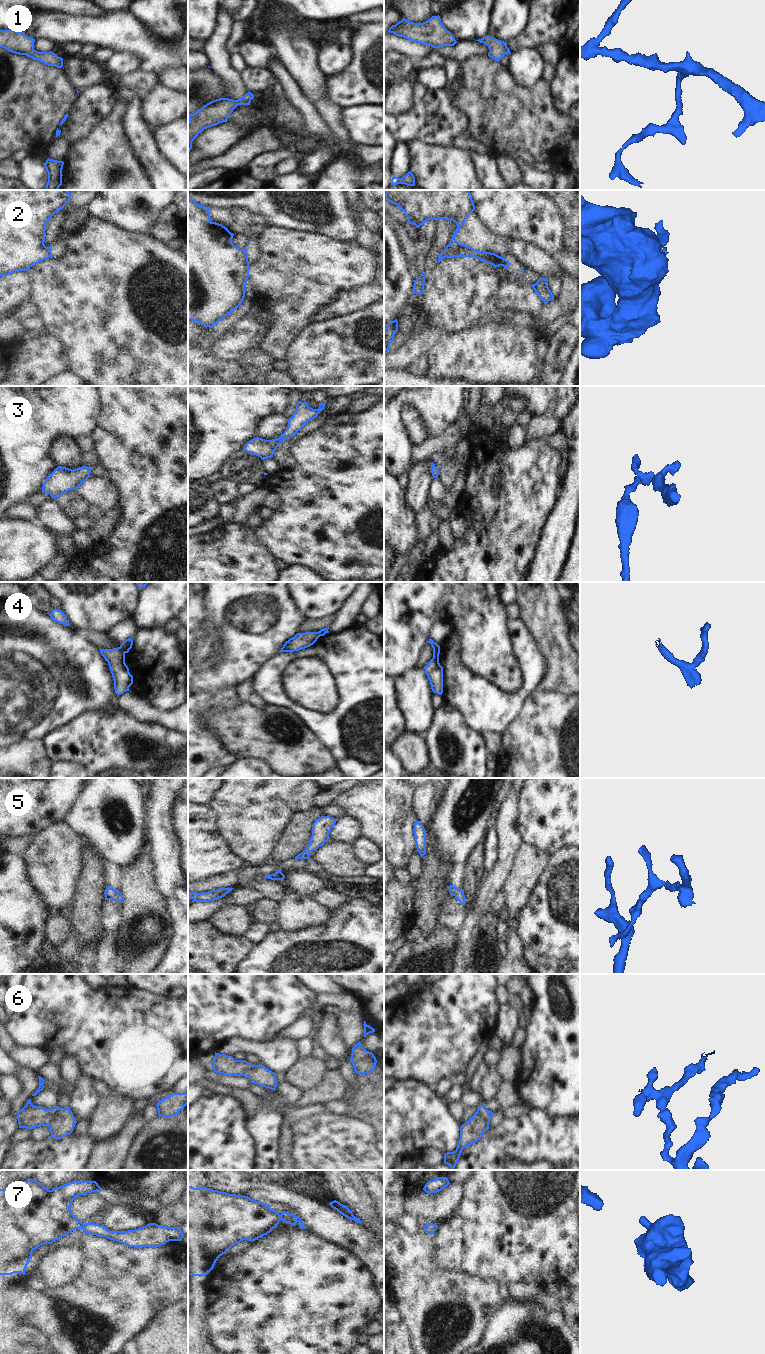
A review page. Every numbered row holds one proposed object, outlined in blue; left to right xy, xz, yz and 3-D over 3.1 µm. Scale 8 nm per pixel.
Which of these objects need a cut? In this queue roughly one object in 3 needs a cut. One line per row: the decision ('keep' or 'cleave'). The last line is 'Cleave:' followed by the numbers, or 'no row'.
1: keep
2: cleave
3: keep
4: cleave
5: keep
6: keep
7: keep
Cleave: 2, 4

